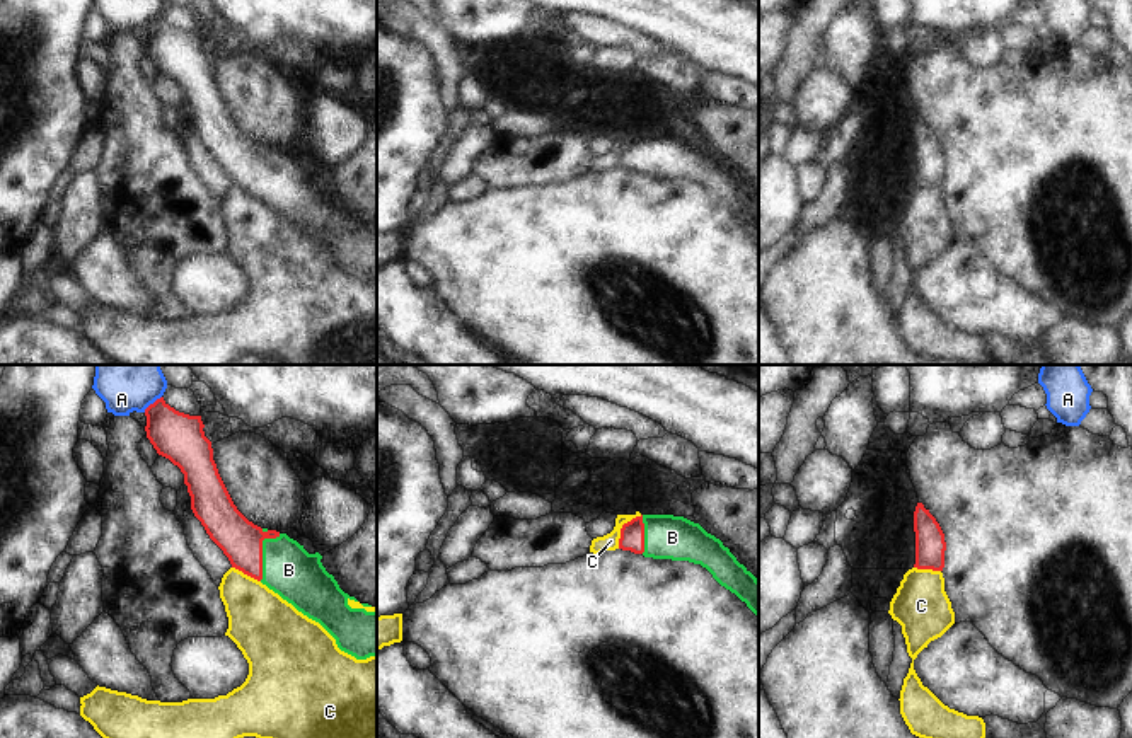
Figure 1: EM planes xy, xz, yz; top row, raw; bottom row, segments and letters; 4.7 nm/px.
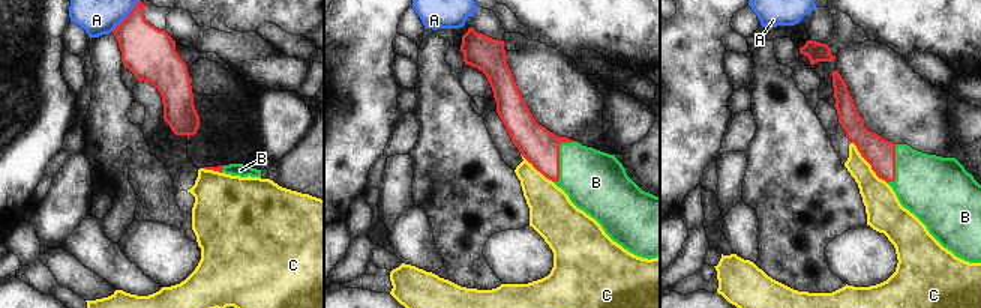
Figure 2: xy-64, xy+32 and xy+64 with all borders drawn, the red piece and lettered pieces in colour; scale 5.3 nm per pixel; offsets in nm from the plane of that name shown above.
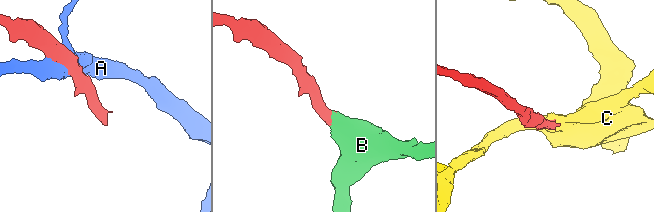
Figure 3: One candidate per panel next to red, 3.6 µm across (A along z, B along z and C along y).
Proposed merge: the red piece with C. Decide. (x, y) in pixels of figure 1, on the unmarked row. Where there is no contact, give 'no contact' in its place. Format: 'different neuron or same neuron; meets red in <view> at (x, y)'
different neuron; meets red in xz at (623, 145)

